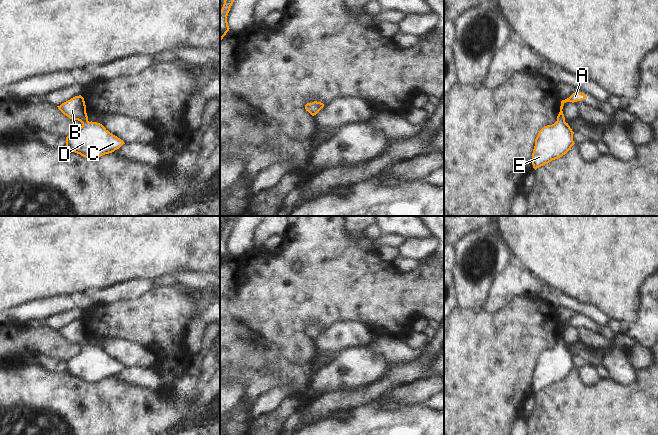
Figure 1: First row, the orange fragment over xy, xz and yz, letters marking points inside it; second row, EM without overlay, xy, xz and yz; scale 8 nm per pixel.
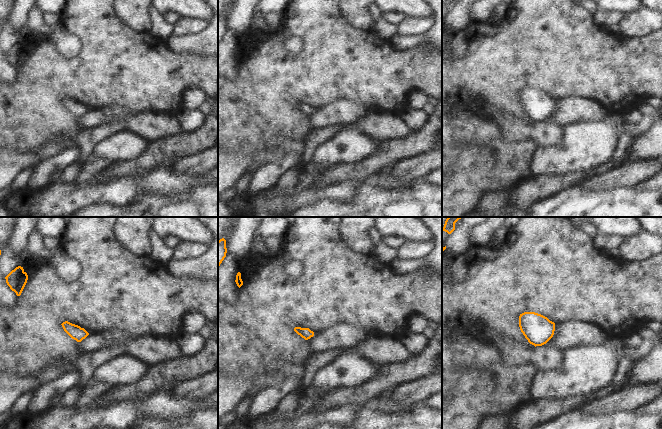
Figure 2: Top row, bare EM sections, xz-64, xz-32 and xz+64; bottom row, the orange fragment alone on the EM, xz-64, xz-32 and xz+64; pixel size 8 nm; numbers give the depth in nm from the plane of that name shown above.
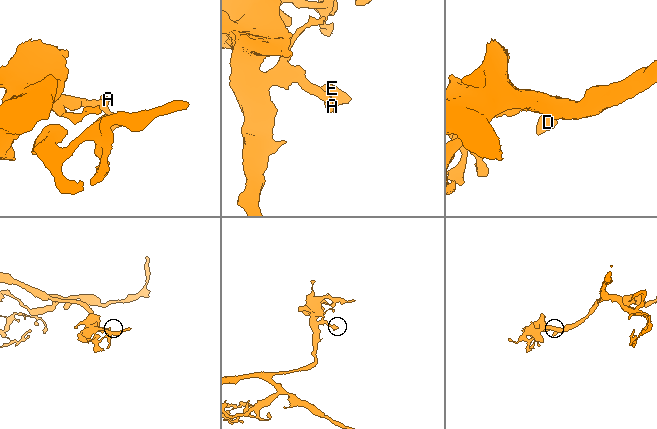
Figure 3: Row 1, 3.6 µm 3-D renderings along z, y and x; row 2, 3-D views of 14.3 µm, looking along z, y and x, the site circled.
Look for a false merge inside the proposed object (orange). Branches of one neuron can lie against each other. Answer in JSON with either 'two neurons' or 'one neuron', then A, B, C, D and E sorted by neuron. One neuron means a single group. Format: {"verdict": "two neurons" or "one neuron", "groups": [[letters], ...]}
{"verdict": "one neuron", "groups": [["A", "B", "C", "D", "E"]]}

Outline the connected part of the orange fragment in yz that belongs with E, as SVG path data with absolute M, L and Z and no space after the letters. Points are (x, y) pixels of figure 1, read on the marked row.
M579 92L573 93L569 98L562 100L557 121L552 125L544 126L539 131L532 153L532 165L535 170L562 157L575 144L573 141L574 132L565 122L562 109L566 102L574 103L585 98L586 95Z

